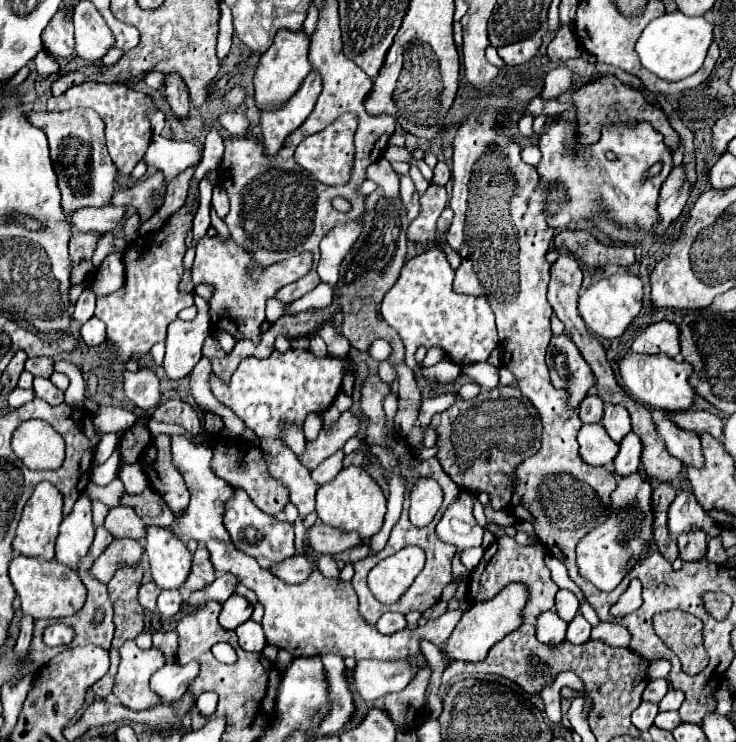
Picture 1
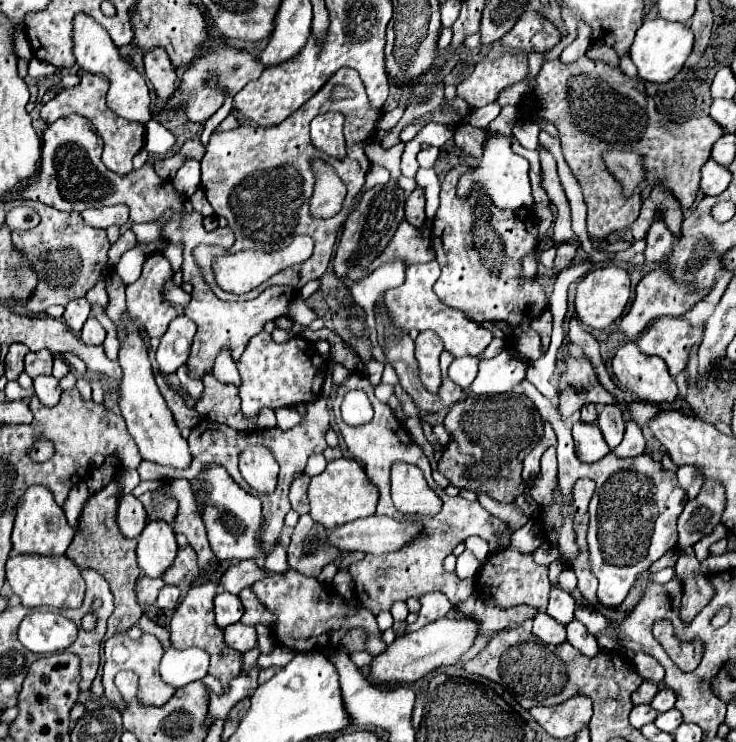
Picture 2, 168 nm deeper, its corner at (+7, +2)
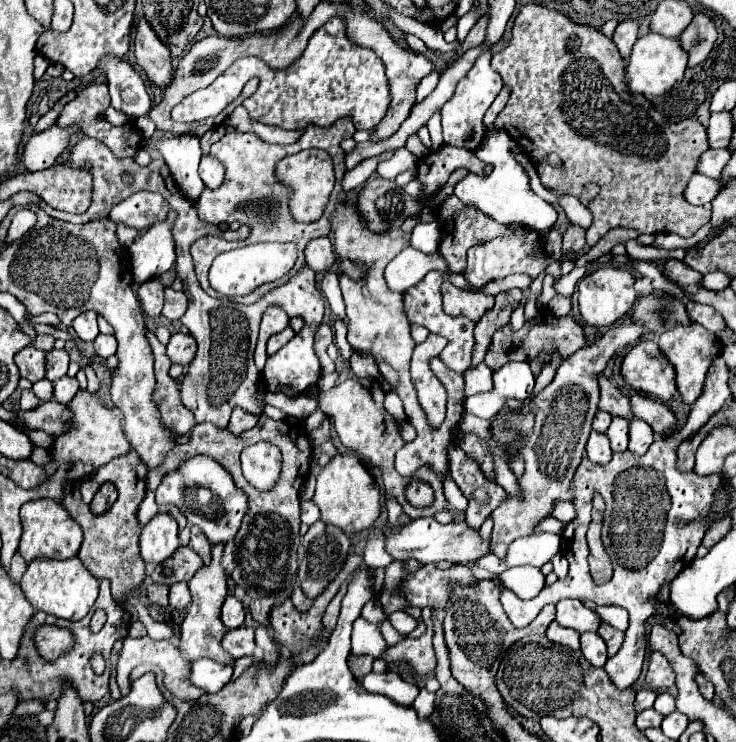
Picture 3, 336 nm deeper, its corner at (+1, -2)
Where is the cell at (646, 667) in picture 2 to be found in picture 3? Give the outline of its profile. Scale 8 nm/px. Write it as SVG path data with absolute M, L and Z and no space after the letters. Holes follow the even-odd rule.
M660 652L650 654L650 664L646 672L646 684L652 690L668 690L674 686L674 670L670 668L668 660Z

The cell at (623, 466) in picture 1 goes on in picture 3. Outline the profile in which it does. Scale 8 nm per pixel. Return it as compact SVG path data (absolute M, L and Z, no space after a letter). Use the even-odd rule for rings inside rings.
M634 418L630 422L630 446L628 446L628 450L634 454L644 454L652 442L654 442L652 428L644 420Z

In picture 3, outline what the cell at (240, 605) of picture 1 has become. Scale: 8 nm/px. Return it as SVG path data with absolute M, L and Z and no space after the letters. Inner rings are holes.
M232 594L226 598L226 602L222 606L222 622L228 630L238 628L238 626L244 624L244 606Z

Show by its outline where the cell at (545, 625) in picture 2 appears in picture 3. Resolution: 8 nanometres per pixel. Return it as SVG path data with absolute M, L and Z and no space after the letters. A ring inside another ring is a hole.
M552 622L546 630L546 638L560 644L560 646L568 646L572 650L578 650L580 648L580 634L576 630L570 630L570 628L564 628L560 626L558 622Z

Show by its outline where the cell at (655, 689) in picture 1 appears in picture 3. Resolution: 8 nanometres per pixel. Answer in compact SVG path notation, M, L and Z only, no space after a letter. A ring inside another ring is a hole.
M640 690L638 694L636 694L636 704L634 704L634 708L636 708L636 712L642 712L642 710L646 710L646 708L652 708L654 706L654 700L656 700L656 692L654 690Z

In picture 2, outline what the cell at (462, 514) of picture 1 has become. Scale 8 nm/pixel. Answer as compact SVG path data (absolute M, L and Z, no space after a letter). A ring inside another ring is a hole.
M470 536L468 540L464 540L466 548L480 560L480 562L486 562L488 556L490 556L490 550L488 550L488 542L486 540L480 540L478 536Z

